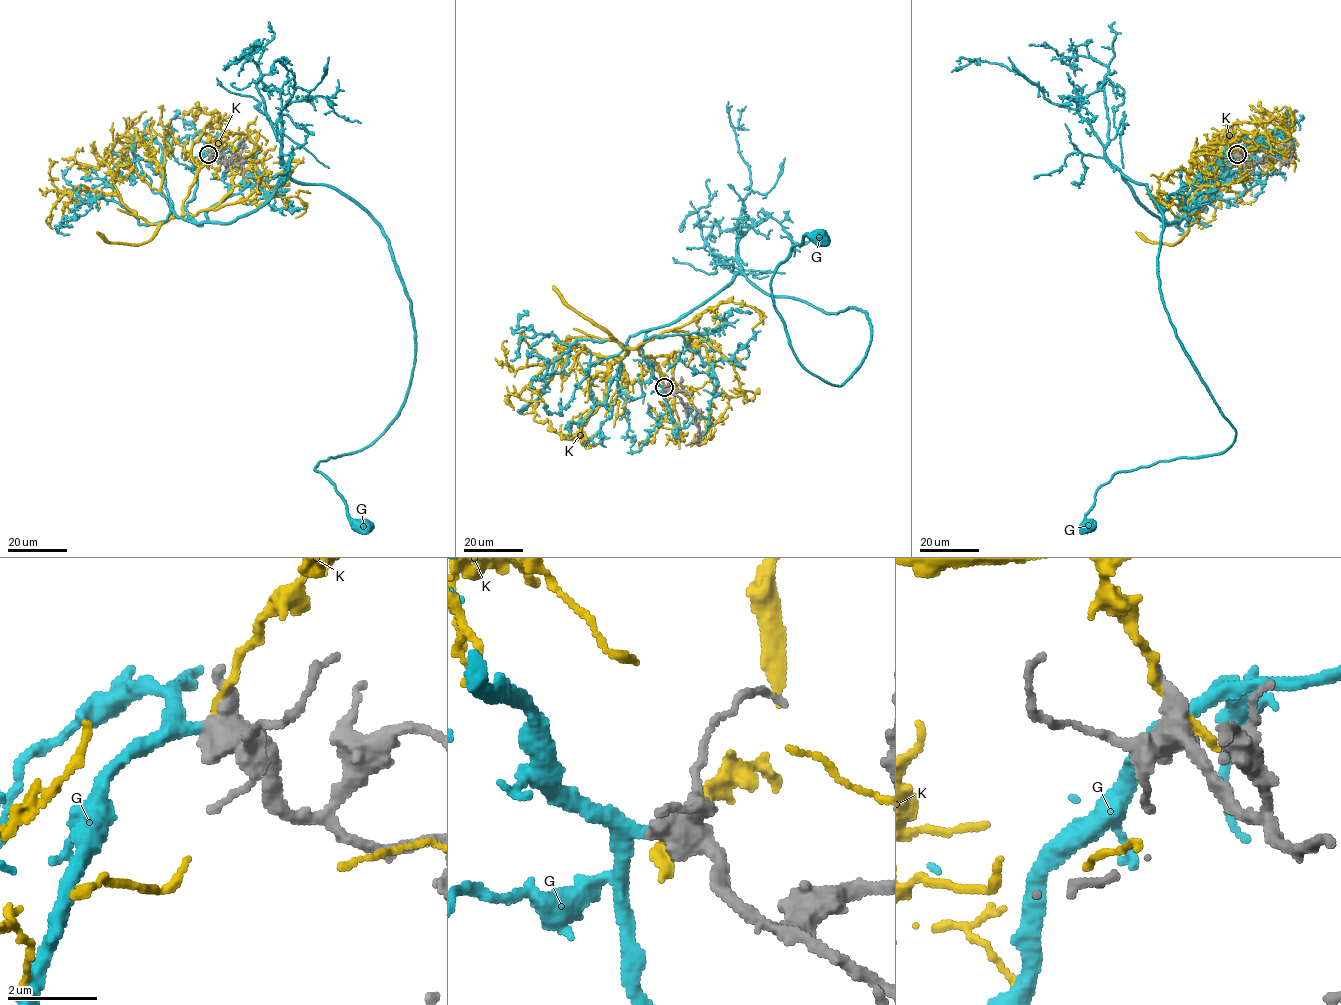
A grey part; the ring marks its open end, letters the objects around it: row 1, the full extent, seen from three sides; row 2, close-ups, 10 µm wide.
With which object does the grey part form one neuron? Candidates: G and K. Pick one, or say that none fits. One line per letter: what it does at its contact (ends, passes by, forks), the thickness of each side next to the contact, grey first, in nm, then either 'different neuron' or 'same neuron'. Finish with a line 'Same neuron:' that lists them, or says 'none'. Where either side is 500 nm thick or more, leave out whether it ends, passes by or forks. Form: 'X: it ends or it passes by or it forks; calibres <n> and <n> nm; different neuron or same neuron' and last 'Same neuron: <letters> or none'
G: it passes by; calibres 420 and 300 nm; same neuron
K: it passes by; calibres 380 and 200 nm; different neuron
Same neuron: G

